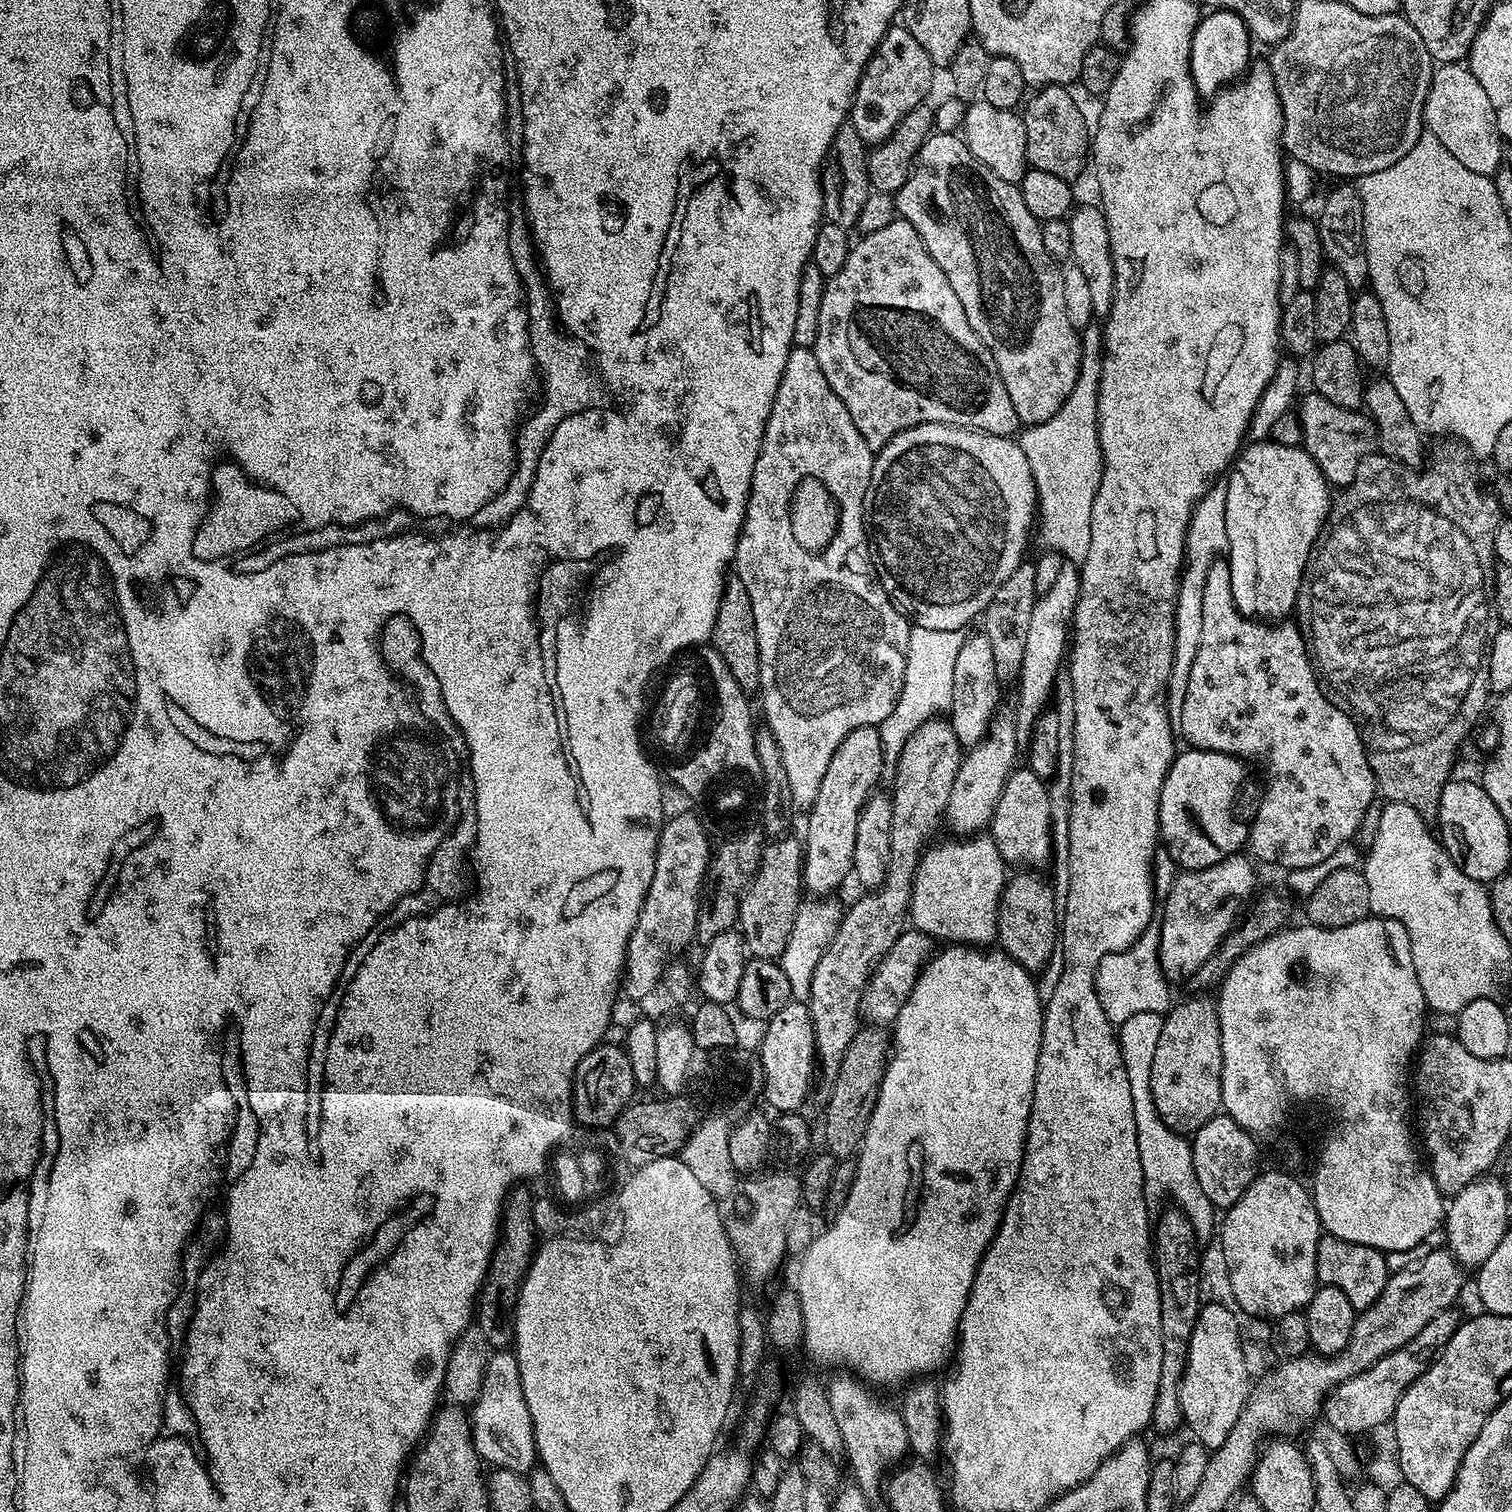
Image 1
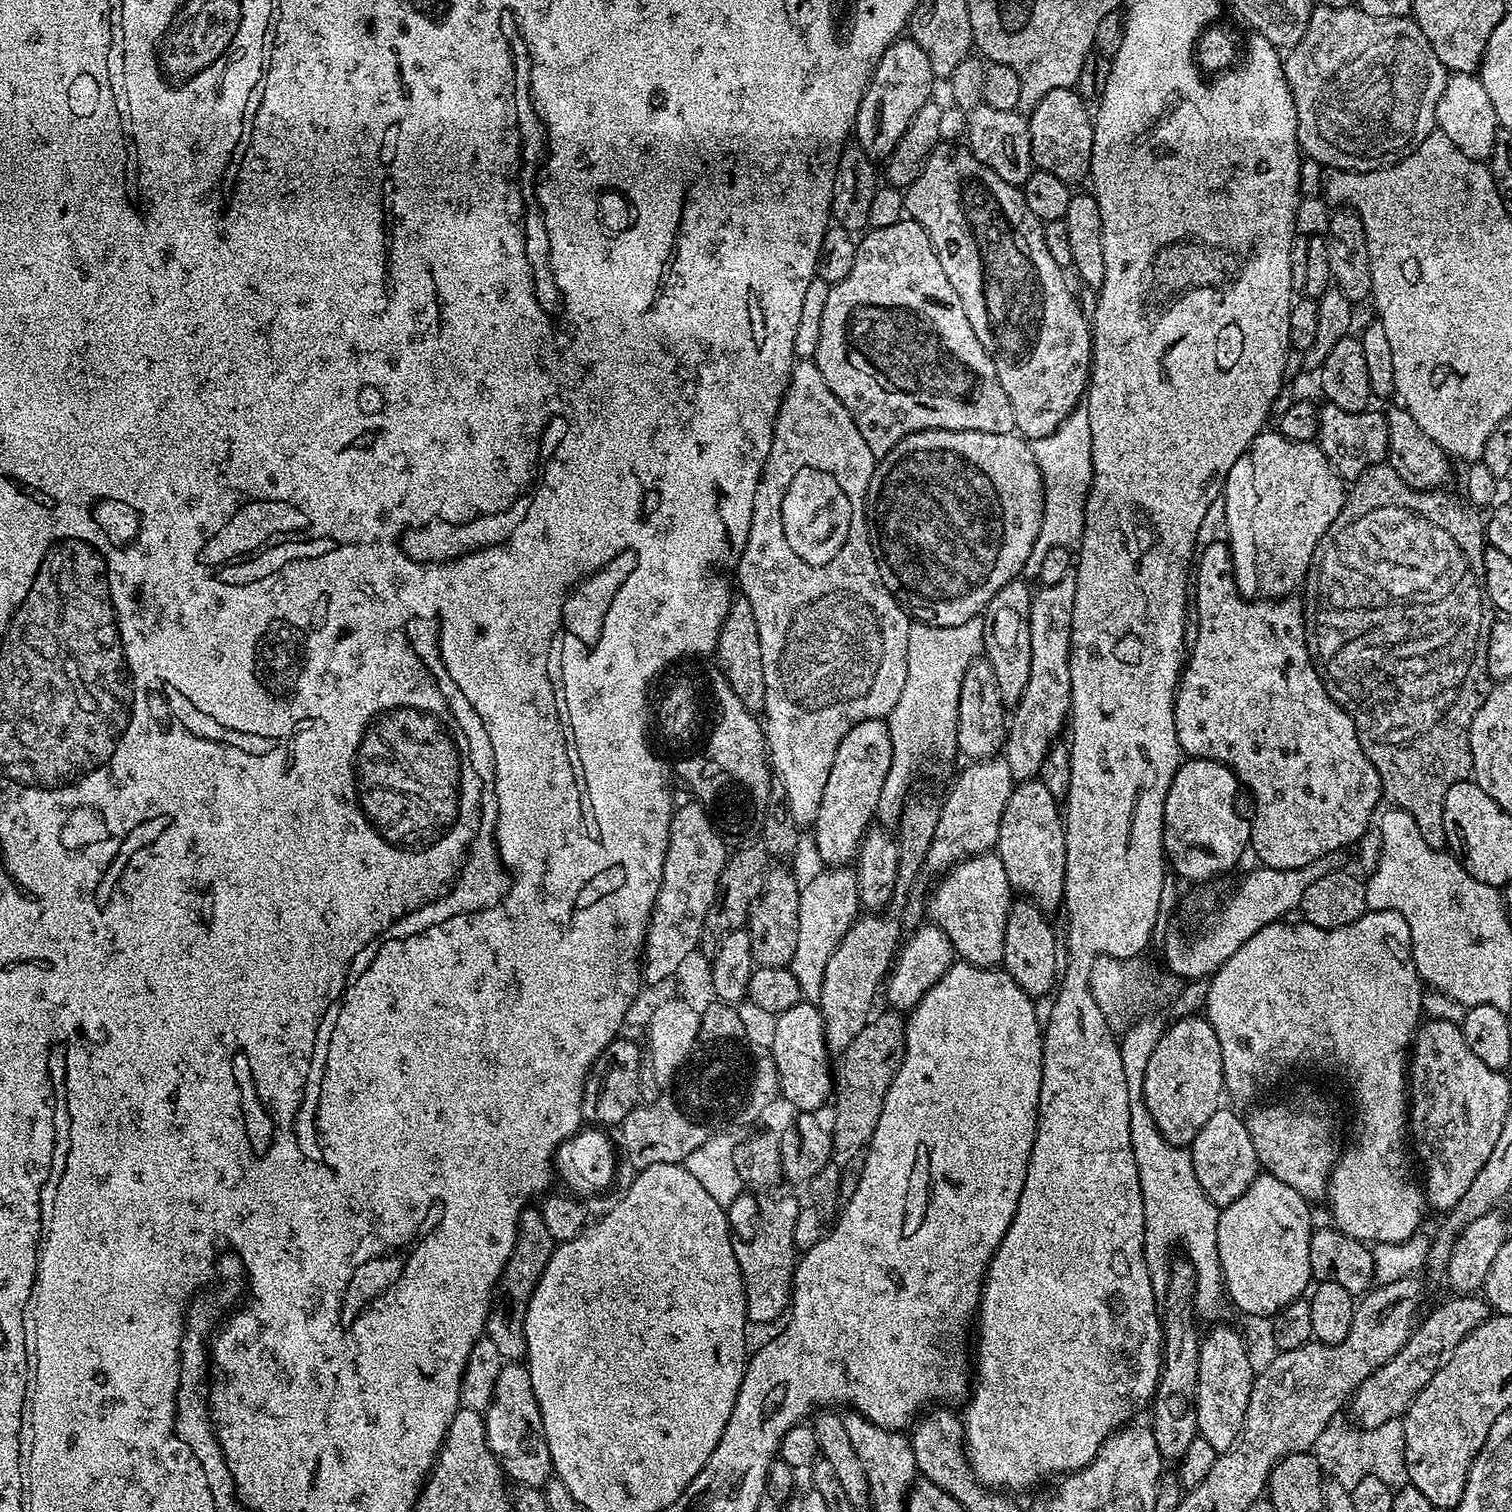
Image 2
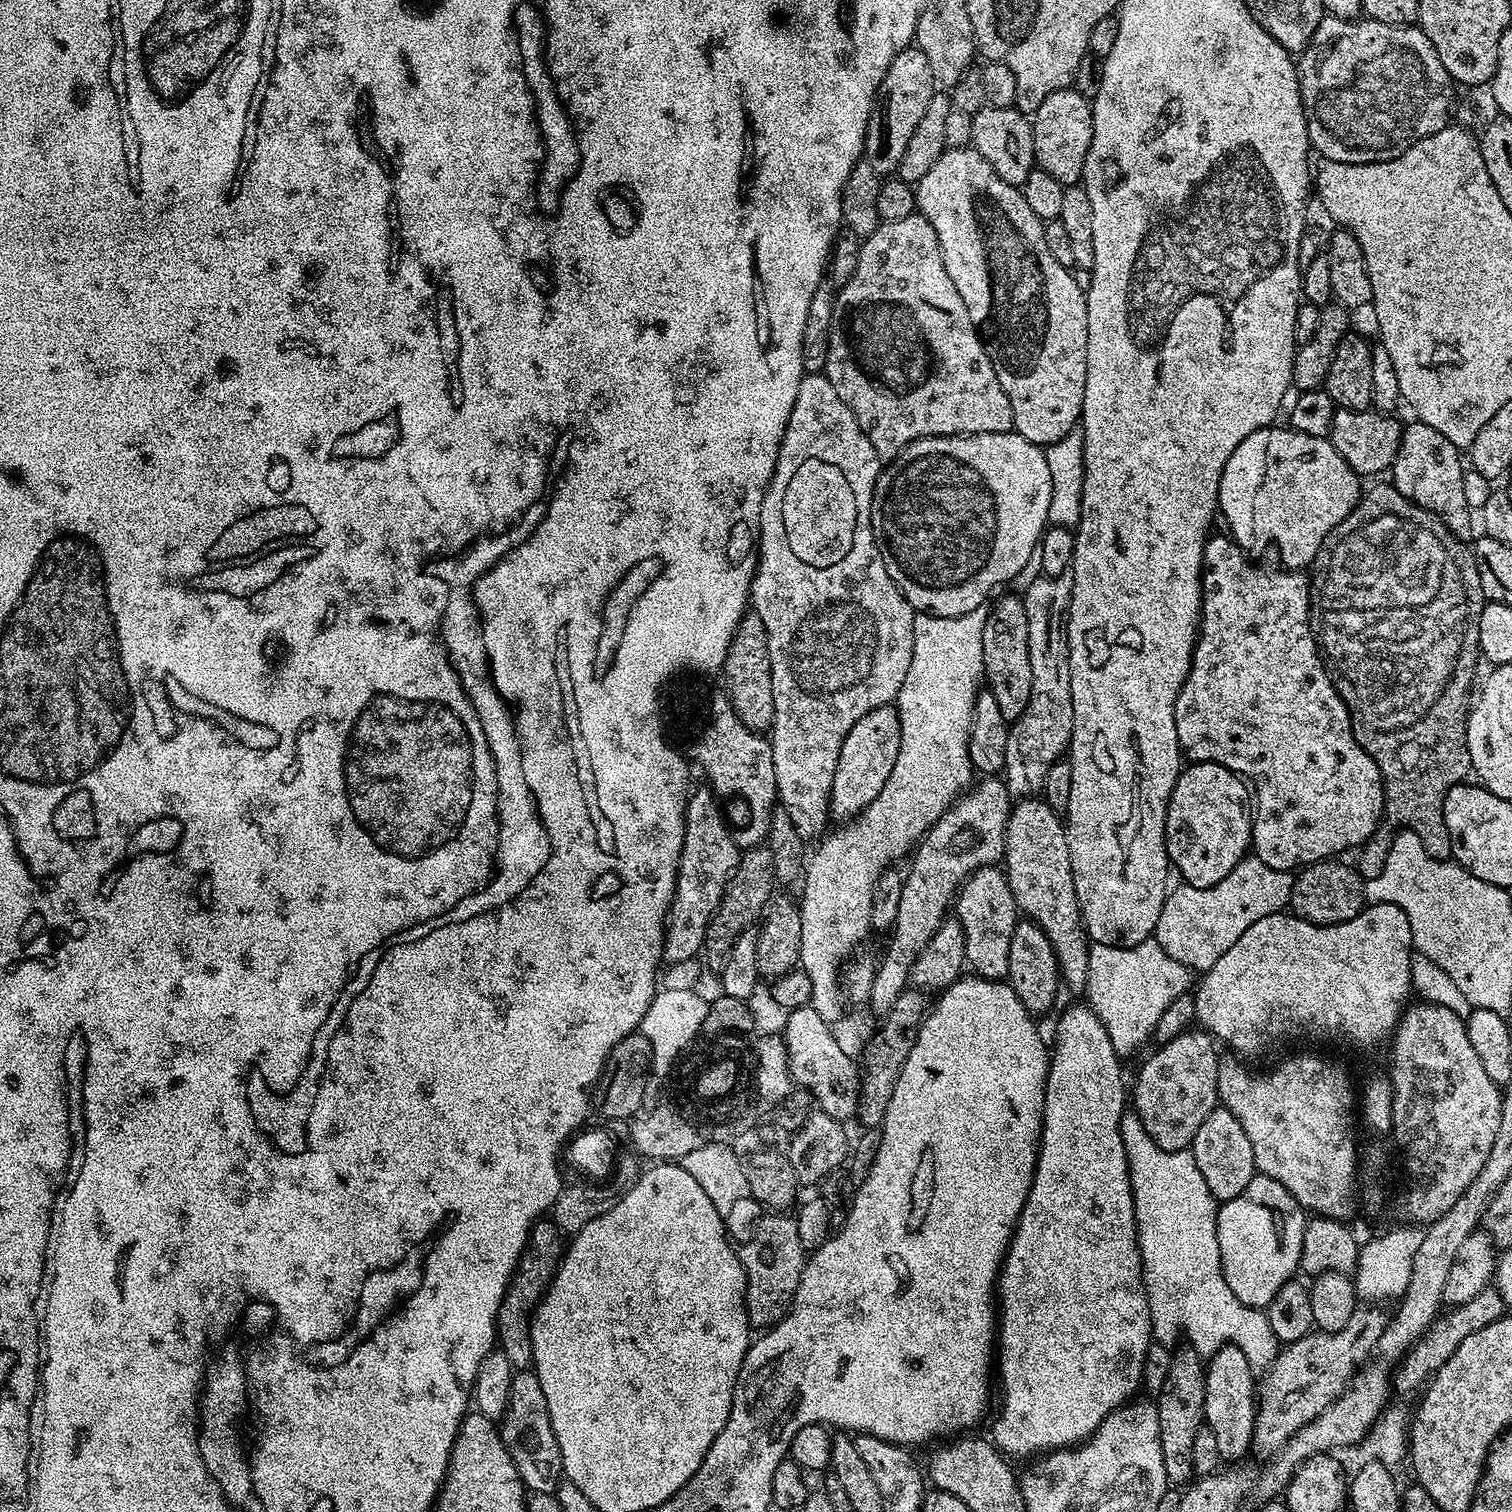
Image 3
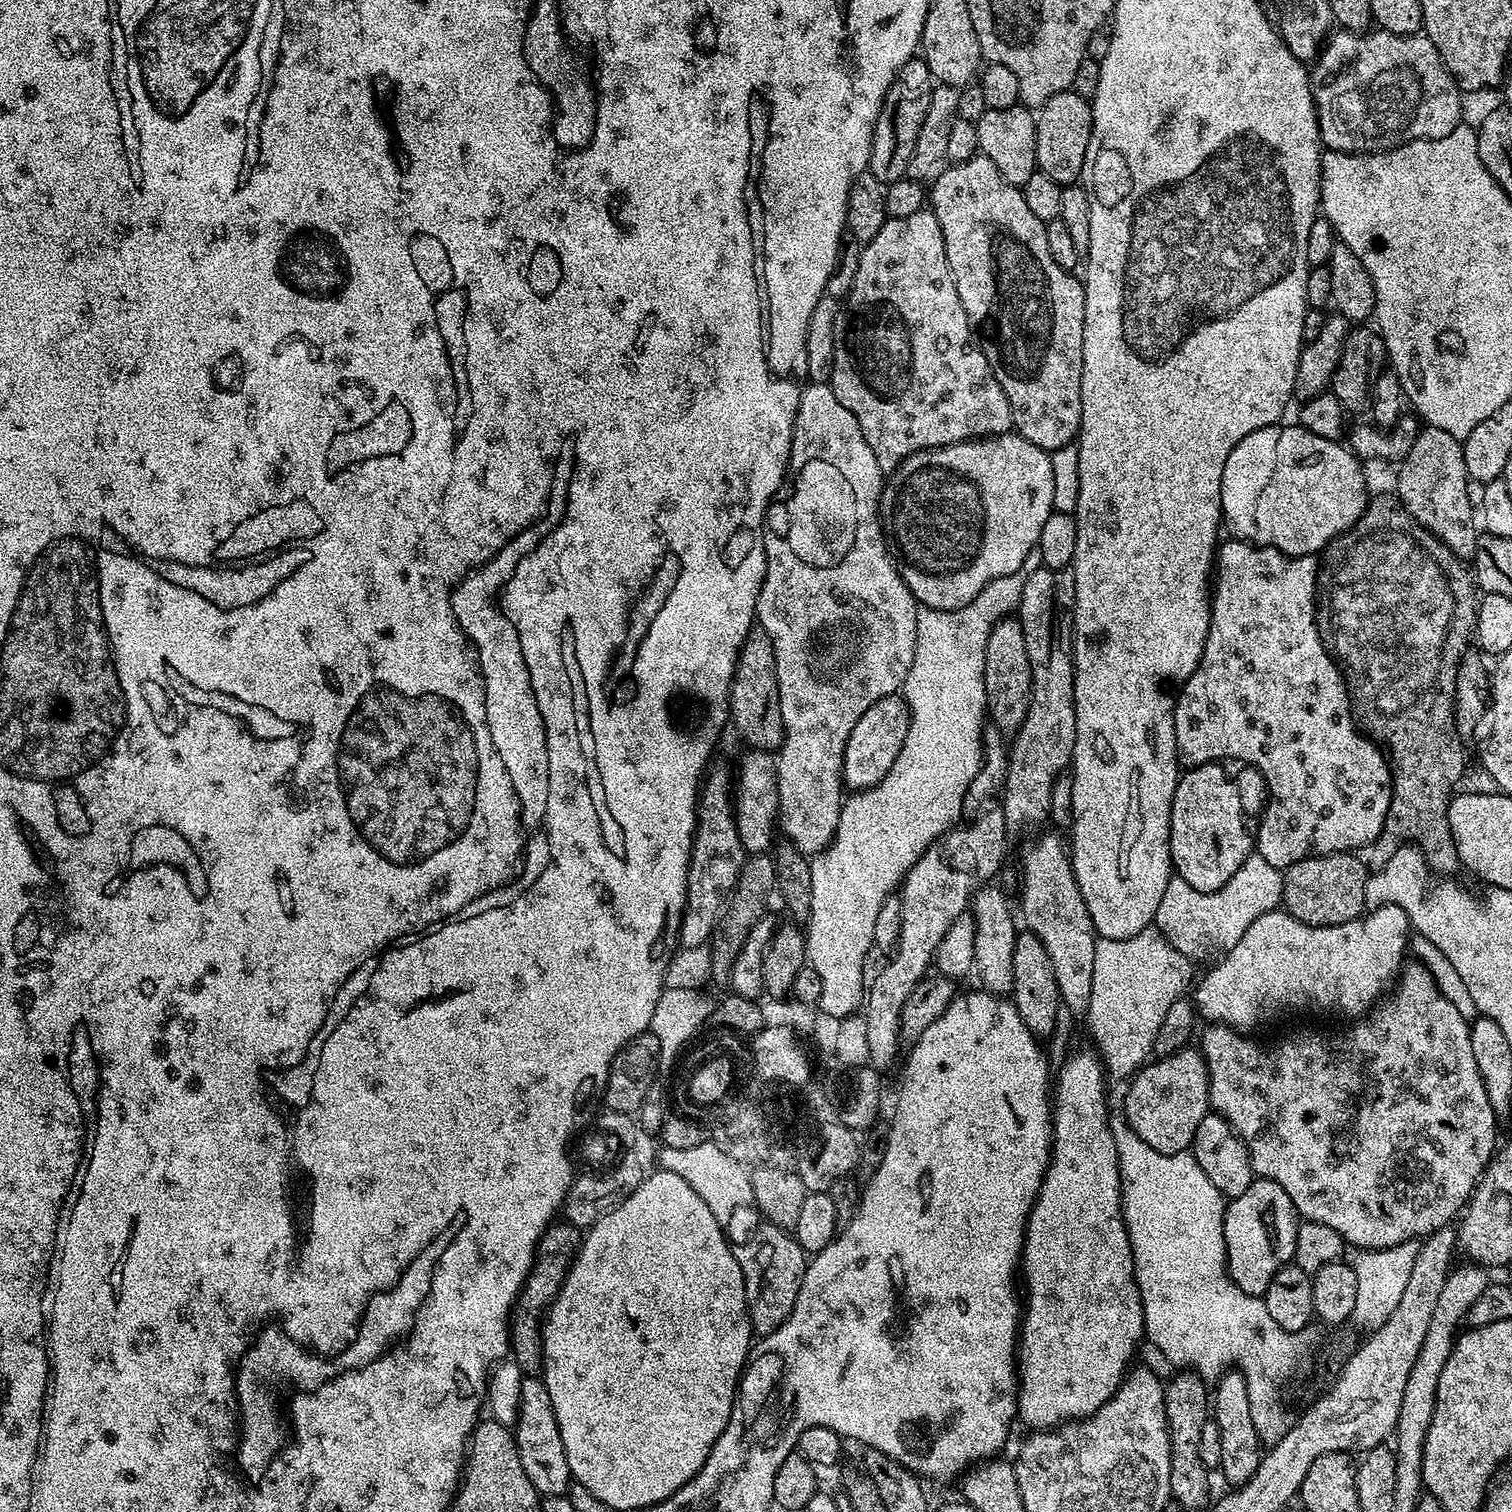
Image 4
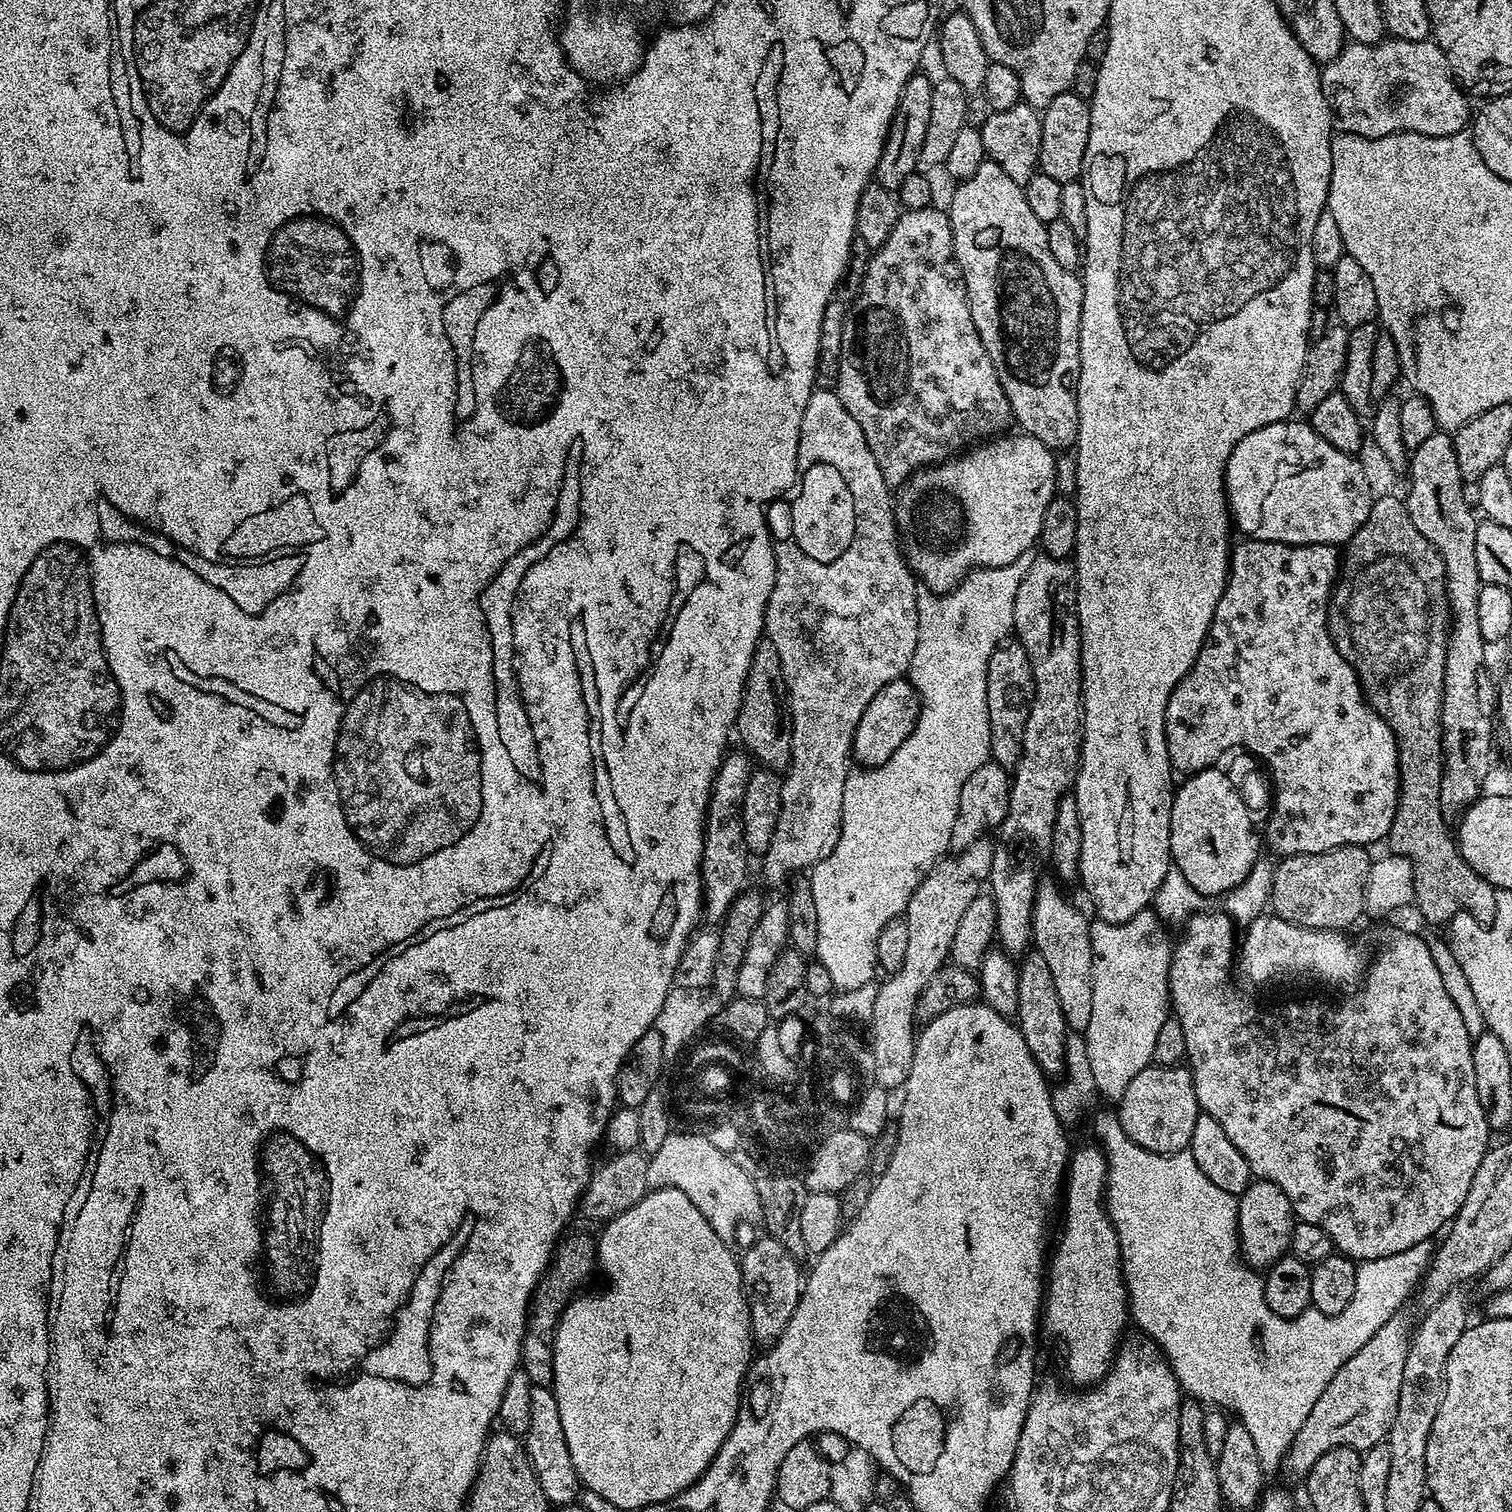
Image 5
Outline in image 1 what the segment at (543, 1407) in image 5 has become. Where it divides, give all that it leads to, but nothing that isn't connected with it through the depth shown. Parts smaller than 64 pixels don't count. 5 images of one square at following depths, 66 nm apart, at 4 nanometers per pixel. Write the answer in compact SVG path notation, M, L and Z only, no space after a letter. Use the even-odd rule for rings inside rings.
M496 1350L488 1360L484 1385L476 1403L471 1405L472 1441L481 1461L493 1469L505 1468L511 1472L527 1474L537 1467L536 1438L530 1406L522 1394L522 1374L518 1374L515 1351Z

